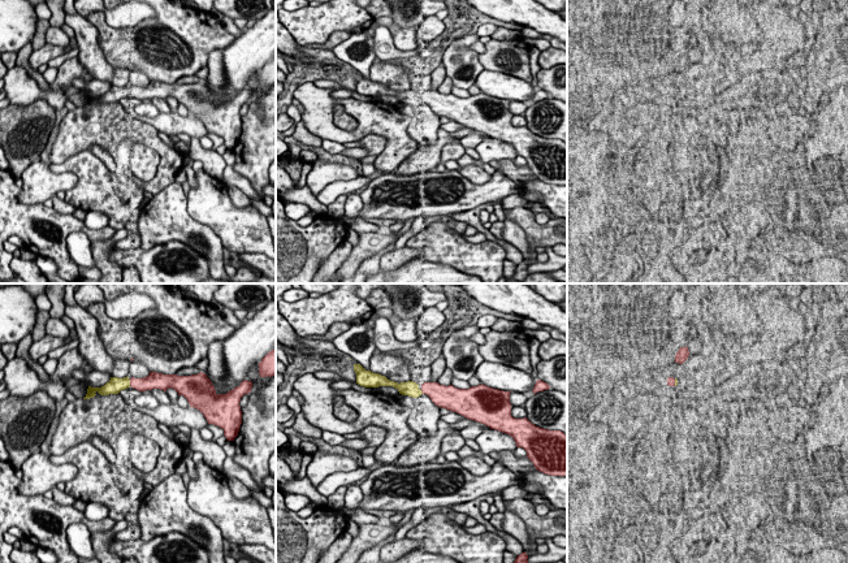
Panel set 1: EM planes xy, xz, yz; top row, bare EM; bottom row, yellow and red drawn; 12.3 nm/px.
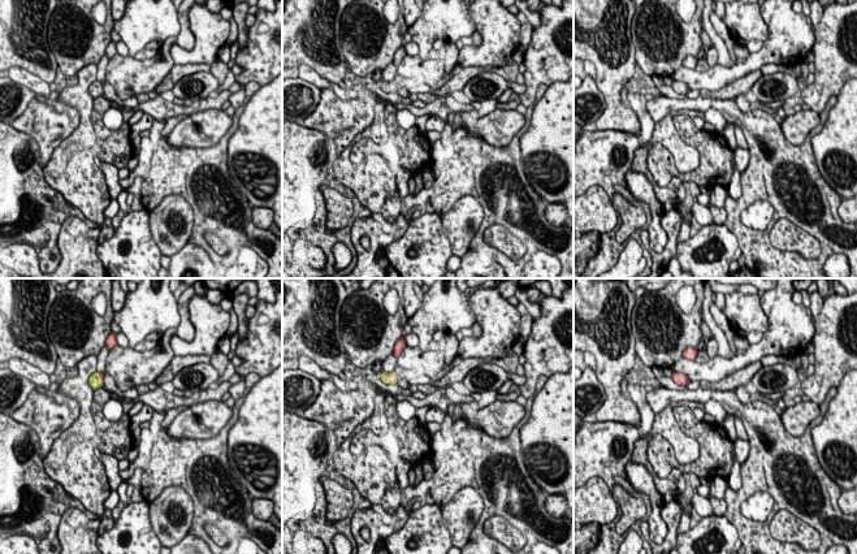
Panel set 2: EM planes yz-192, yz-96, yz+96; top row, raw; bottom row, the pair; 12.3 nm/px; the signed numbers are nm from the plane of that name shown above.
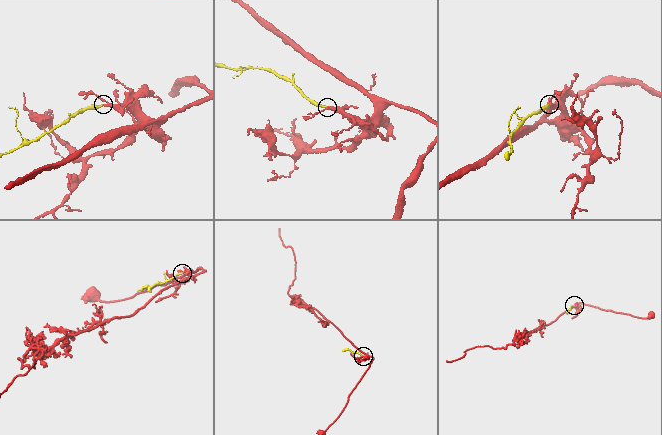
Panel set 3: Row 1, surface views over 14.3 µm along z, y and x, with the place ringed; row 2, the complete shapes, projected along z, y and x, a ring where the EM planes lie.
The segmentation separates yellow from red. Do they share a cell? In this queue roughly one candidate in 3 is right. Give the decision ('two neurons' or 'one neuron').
one neuron

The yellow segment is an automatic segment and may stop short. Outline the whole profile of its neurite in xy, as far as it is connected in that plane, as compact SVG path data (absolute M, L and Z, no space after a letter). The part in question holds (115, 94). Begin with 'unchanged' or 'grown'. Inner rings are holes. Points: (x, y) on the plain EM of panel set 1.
grown; M150 81L143 87L111 86L101 96L88 95L83 108L94 107L96 100L100 104L118 103L130 95L138 100L152 98L166 100L170 96L174 98L178 104L183 104L187 108L190 116L199 118L204 124L208 133L220 135L226 148L234 150L242 133L239 111L245 103L251 101L252 91L245 88L226 103L217 104L211 88L203 81L191 85Z

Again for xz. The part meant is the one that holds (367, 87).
grown; M354 73L354 79L356 92L360 95L393 95L399 103L412 107L427 103L438 116L506 142L514 147L516 156L527 160L527 166L537 179L550 185L567 185L567 143L536 135L527 126L512 126L511 100L483 92L470 98L445 95L438 91L424 91L420 95L414 90L398 92L385 85L365 79L360 73Z

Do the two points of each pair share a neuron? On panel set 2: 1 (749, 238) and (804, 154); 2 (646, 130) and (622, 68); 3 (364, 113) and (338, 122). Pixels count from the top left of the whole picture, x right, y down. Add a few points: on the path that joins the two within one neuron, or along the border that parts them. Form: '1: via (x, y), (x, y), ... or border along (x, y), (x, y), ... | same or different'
1: via (735, 212), (735, 207), (778, 161) | same
2: border along (628, 104), (636, 115), (640, 133) | different
3: via (358, 116), (345, 120) | same

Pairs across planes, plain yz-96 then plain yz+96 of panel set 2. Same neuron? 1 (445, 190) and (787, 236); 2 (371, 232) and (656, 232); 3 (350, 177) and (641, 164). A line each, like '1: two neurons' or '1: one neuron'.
1: two neurons
2: two neurons
3: one neuron

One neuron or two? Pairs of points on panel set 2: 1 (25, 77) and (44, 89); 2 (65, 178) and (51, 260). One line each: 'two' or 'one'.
1: one
2: two

